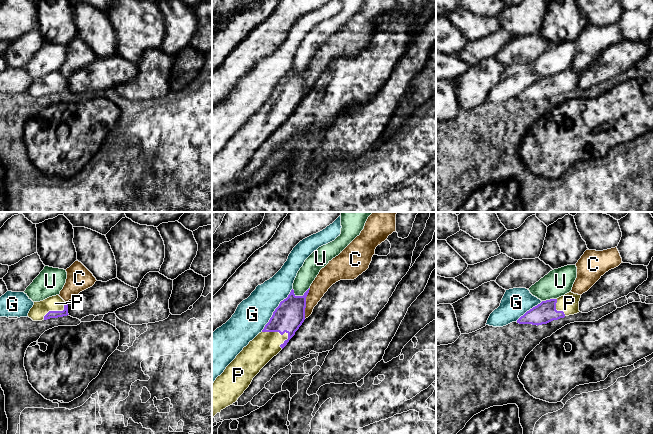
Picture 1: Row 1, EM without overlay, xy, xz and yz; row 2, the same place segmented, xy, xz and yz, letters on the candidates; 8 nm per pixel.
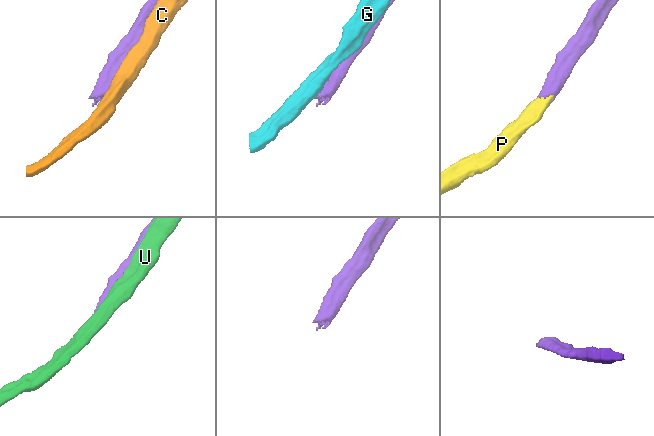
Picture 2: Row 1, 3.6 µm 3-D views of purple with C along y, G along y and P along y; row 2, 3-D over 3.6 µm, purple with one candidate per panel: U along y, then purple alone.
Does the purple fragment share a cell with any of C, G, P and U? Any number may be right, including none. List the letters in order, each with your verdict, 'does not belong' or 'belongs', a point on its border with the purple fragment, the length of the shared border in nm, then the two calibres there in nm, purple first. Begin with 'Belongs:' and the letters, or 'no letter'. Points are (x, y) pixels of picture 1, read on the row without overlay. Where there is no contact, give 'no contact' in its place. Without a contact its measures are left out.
Belongs: P
C: does not belong; meets purple in xz at (305, 79); contact 260 nm long; 240 nm thick on the purple side, 150 nm on the other
G: does not belong; meets purple in xz at (275, 85); contact 440 nm long; 240 nm thick on the purple side, 280 nm on the other
P: belongs; meets purple in xz at (277, 107); contact 220 nm long; 240 nm thick on the purple side, 220 nm on the other
U: does not belong; meets purple in xz at (300, 72); contact 140 nm long; 240 nm thick on the purple side, 150 nm on the other

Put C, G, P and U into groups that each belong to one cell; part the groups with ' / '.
C / G / P / U

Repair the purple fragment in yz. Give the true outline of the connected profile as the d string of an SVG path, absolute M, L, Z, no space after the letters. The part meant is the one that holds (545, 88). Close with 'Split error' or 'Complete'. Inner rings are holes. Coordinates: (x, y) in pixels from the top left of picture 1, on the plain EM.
M569 68L557 75L542 77L521 92L517 99L542 101L565 92L579 89L581 71Z. Split error

